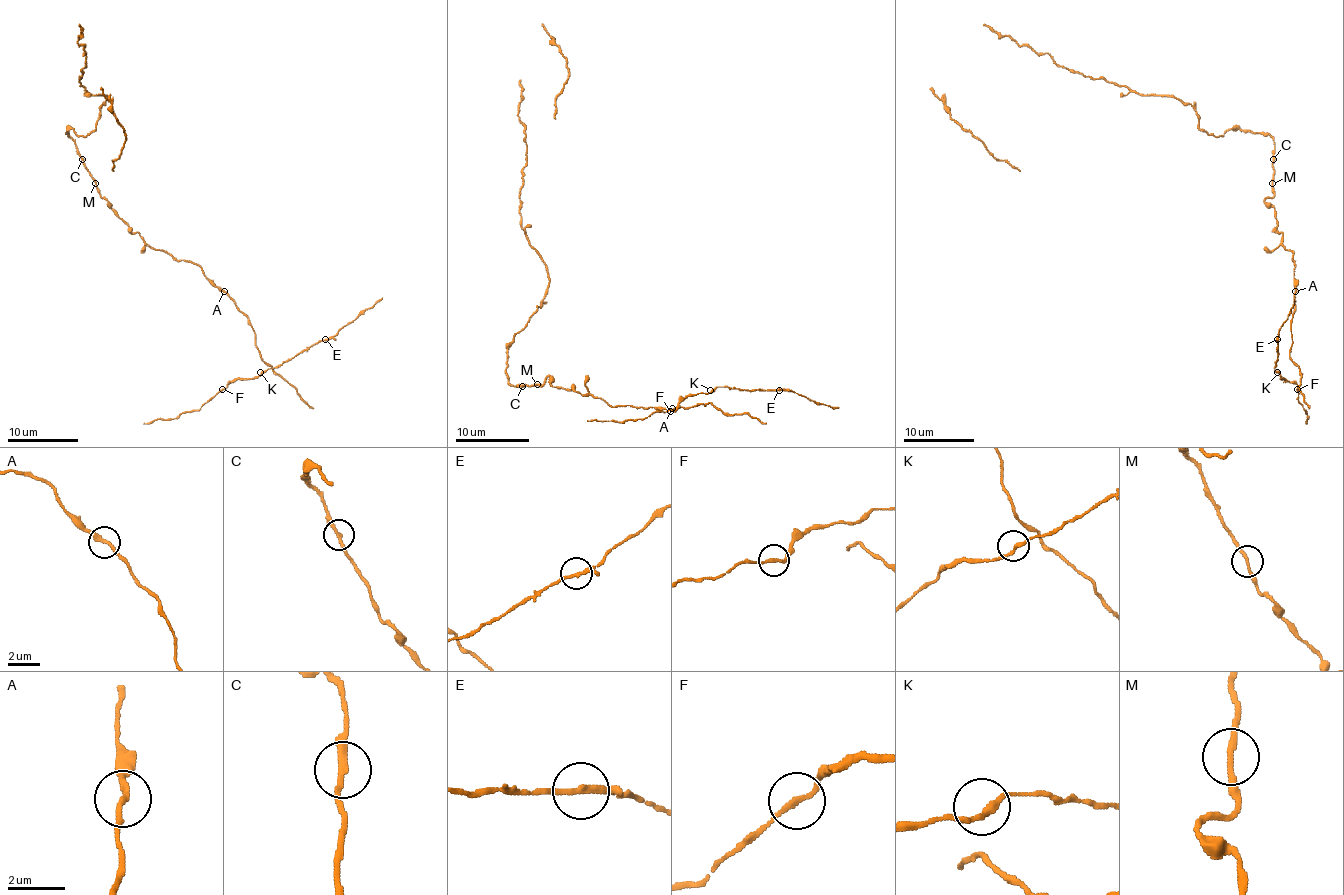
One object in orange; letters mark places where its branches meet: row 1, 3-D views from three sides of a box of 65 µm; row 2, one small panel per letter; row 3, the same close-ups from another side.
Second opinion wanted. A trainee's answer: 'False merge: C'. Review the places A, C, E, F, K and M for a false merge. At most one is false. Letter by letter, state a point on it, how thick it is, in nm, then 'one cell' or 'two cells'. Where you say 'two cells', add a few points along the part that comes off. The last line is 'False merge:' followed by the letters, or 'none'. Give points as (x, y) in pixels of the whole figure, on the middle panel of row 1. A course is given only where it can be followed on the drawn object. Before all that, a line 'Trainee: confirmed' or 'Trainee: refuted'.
Trainee: confirmed
A: (672, 408) | 200 nm | one cell
C: (522, 386) | 220 nm | two cells
E: (779, 390) | 200 nm | one cell
F: (670, 411) | 180 nm | one cell
K: (710, 390) | 220 nm | one cell
M: (537, 384) | 200 nm | one cell
False merge: C

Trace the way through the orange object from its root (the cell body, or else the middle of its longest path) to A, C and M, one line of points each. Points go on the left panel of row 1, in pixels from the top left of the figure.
A: (67, 132), (99, 195), (129, 228), (150, 246), (171, 253), (178, 260), (194, 262), (224, 291)
C: (67, 132), (81, 158)
M: (67, 132), (95, 183)

